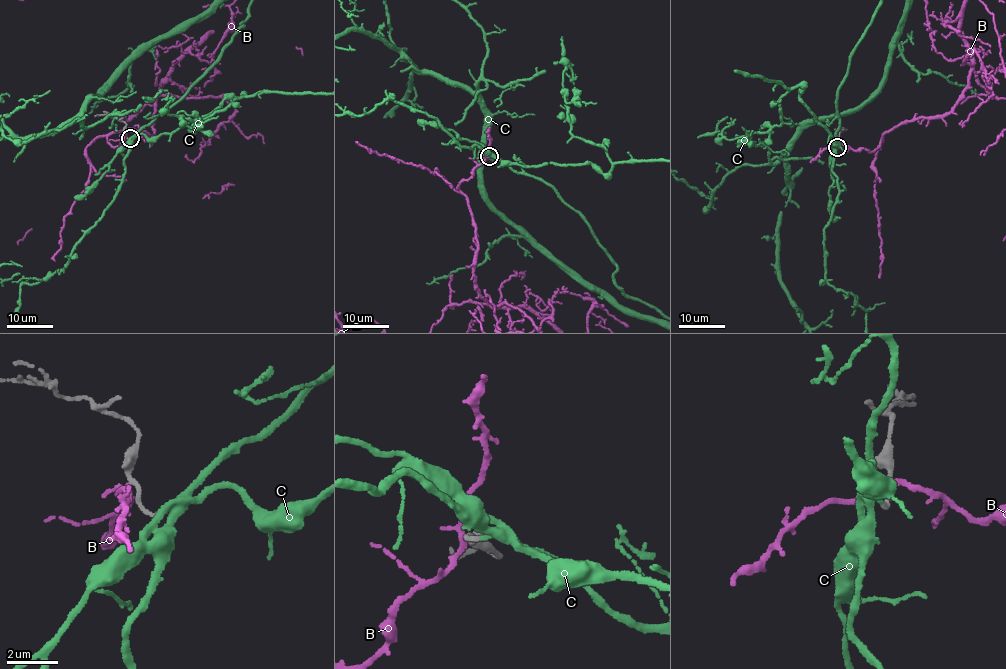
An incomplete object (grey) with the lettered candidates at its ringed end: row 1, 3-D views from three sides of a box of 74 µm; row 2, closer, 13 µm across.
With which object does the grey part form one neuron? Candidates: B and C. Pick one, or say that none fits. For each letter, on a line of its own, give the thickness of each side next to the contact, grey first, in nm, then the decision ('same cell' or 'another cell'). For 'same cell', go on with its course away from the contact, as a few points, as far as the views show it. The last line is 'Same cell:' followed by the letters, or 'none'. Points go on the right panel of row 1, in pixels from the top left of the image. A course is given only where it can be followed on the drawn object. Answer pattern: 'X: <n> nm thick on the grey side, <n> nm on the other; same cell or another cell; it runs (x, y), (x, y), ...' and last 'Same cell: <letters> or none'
B: 280 nm thick on the grey side, 240 nm on the other; another cell
C: 160 nm thick on the grey side, 140 nm on the other; same cell
Same cell: C

